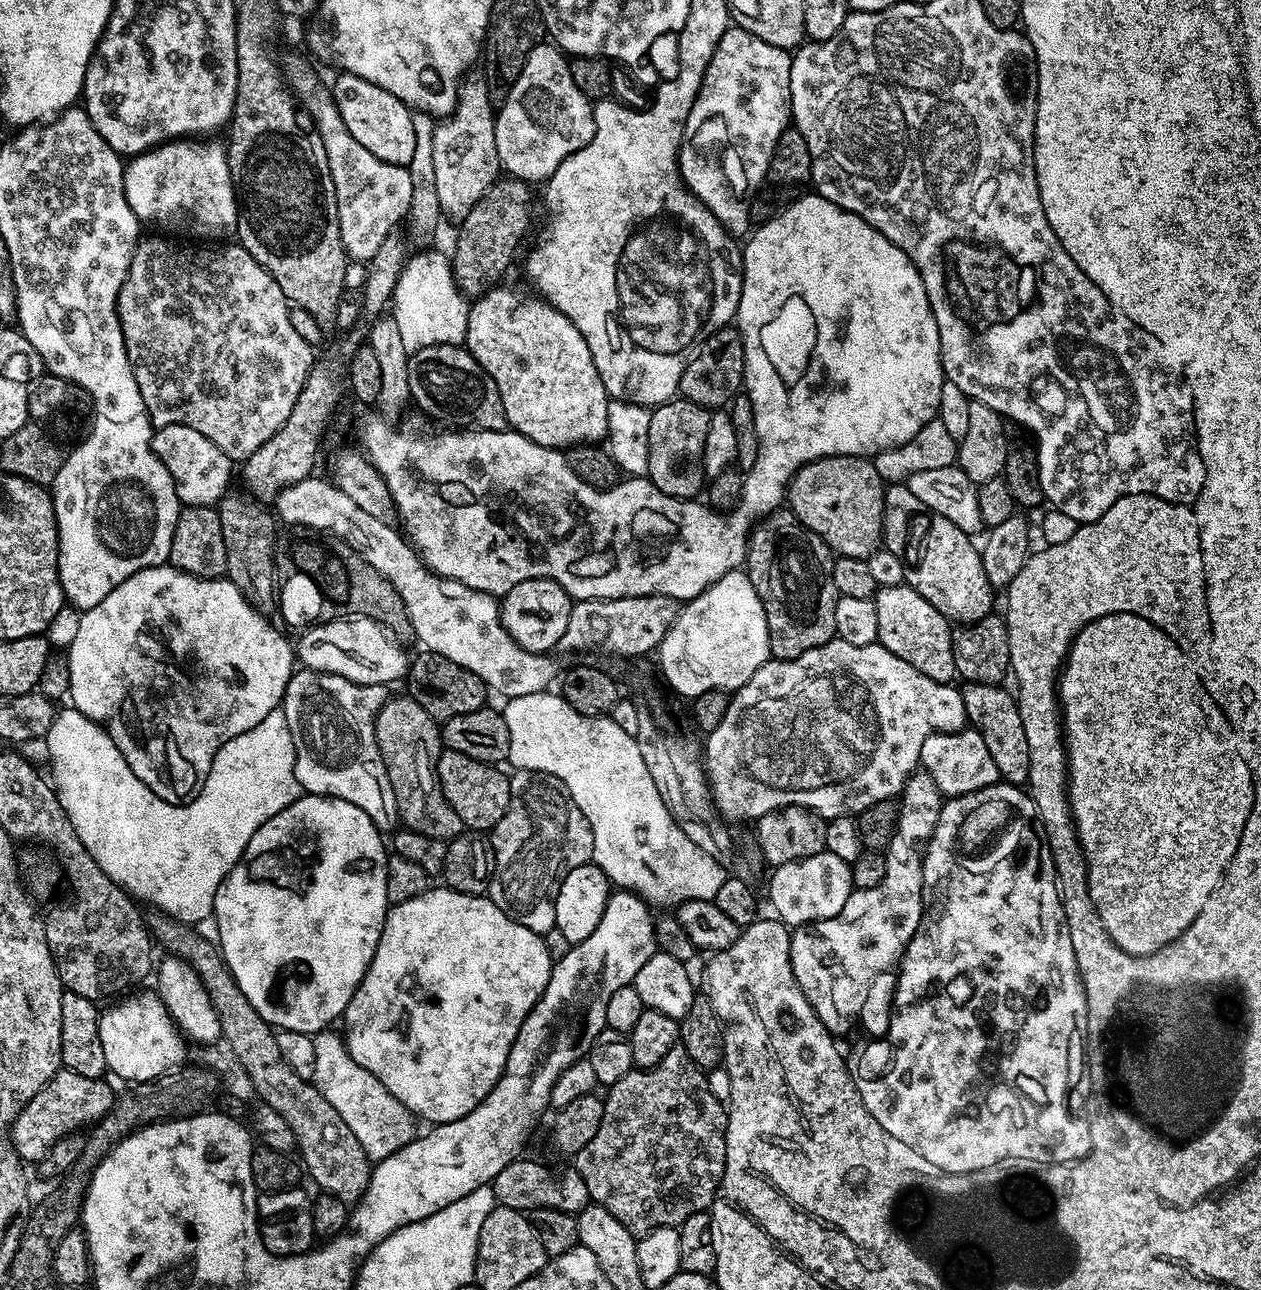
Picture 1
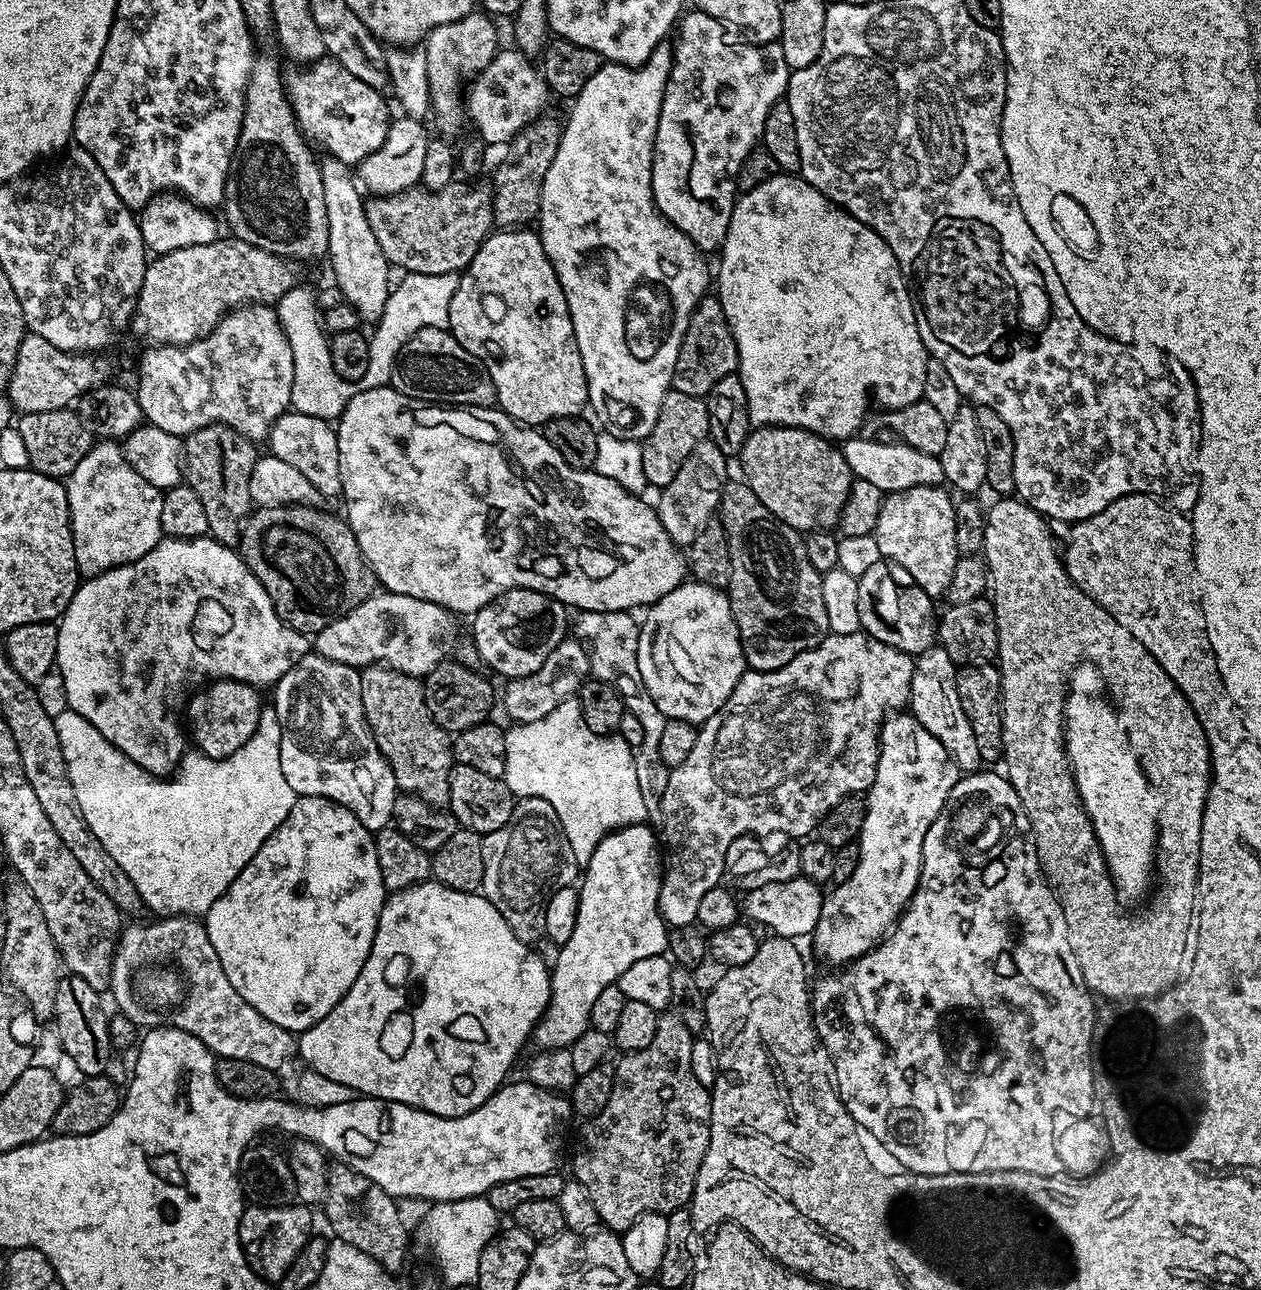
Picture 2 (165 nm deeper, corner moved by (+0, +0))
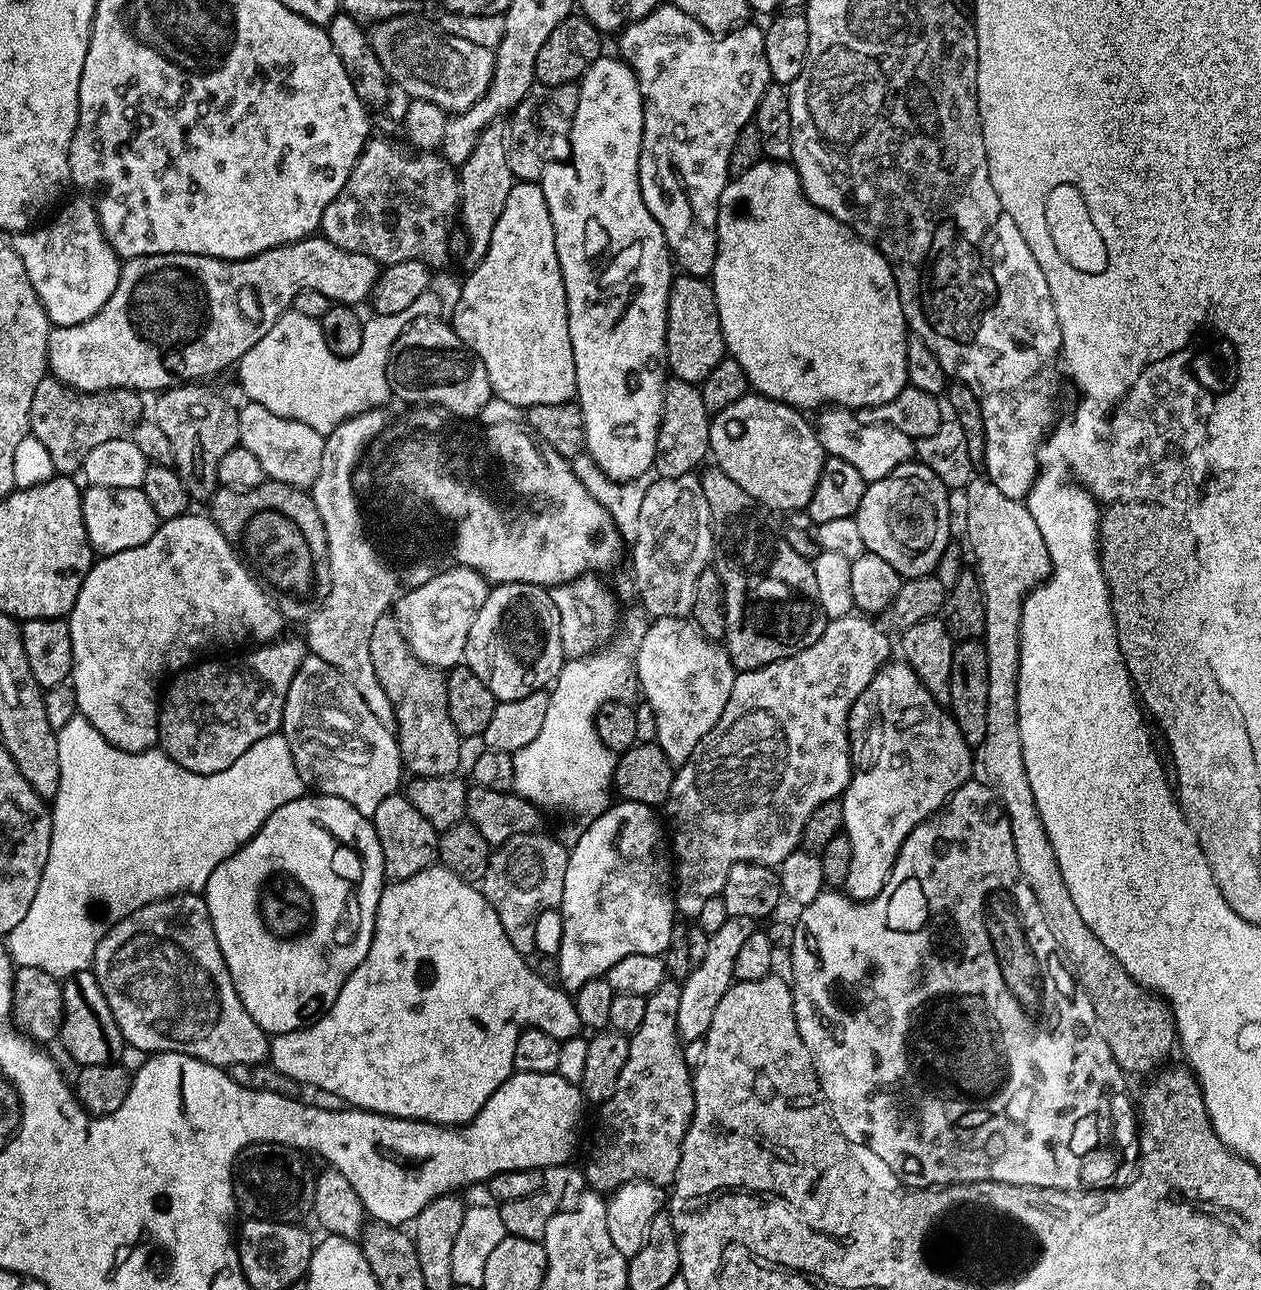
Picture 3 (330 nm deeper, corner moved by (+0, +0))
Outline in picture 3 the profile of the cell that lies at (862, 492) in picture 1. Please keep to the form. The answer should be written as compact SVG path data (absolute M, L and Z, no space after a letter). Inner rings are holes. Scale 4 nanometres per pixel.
M749 394L738 398L738 402L726 406L726 410L711 417L708 447L715 467L722 469L730 478L734 478L734 482L738 482L738 486L742 486L742 490L746 490L750 498L766 505L769 510L789 514L807 509L814 494L814 486L818 486L818 478L824 469L826 453L813 421L807 420L804 416L807 415L801 409L772 400L768 396Z

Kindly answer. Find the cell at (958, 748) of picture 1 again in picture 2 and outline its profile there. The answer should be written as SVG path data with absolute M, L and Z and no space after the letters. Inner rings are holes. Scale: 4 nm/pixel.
M933 646L915 657L912 665L912 695L910 712L915 716L942 746L946 746L946 754L956 763L961 773L975 772L981 767L982 761L978 754L978 742L974 739L974 730L970 730L970 718L966 718L966 710L962 710L962 702L958 698L956 685L957 664L950 654L939 646Z

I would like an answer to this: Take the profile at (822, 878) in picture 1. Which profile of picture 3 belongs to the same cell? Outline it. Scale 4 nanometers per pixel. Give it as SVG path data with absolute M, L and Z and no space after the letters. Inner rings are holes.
M729 916L725 924L716 933L709 935L706 954L699 966L693 967L688 977L680 984L682 1002L678 1006L678 1034L681 1041L703 1041L710 1030L714 1010L718 1010L718 1002L722 1002L722 994L734 983L732 971L734 958L738 958L738 950L746 938L754 930L754 920L750 917Z

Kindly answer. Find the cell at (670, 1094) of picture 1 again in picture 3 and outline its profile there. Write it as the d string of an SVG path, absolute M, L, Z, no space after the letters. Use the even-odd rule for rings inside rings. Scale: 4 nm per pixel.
M665 978L662 986L646 997L646 1014L642 1017L642 1026L631 1033L626 1066L622 1066L622 1074L618 1074L616 1092L598 1108L600 1117L596 1120L596 1137L588 1152L588 1165L582 1168L587 1187L593 1192L611 1194L631 1180L668 1186L676 1178L682 1142L694 1114L692 1072L690 1064L684 1061L678 1034L678 1006L681 1002L680 984L671 978Z

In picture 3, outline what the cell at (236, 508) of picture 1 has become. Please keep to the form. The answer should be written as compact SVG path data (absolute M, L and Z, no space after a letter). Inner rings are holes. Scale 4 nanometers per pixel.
M181 382L175 388L166 388L155 397L156 413L154 419L158 426L162 426L166 438L170 438L172 464L182 478L189 497L193 501L211 501L218 487L218 462L230 450L234 450L240 443L240 413L237 405L232 405L224 396L219 396L212 388L203 388L200 382Z

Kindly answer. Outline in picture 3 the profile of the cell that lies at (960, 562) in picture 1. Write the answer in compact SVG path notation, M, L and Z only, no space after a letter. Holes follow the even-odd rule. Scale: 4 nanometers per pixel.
M919 462L900 464L890 474L886 474L886 478L871 481L865 487L862 502L854 517L858 522L858 530L862 533L865 549L878 554L878 558L886 558L886 562L894 566L901 578L915 578L935 573L942 554L953 539L952 508L948 505L948 496L950 489L940 481L938 474L934 474L930 466Z

